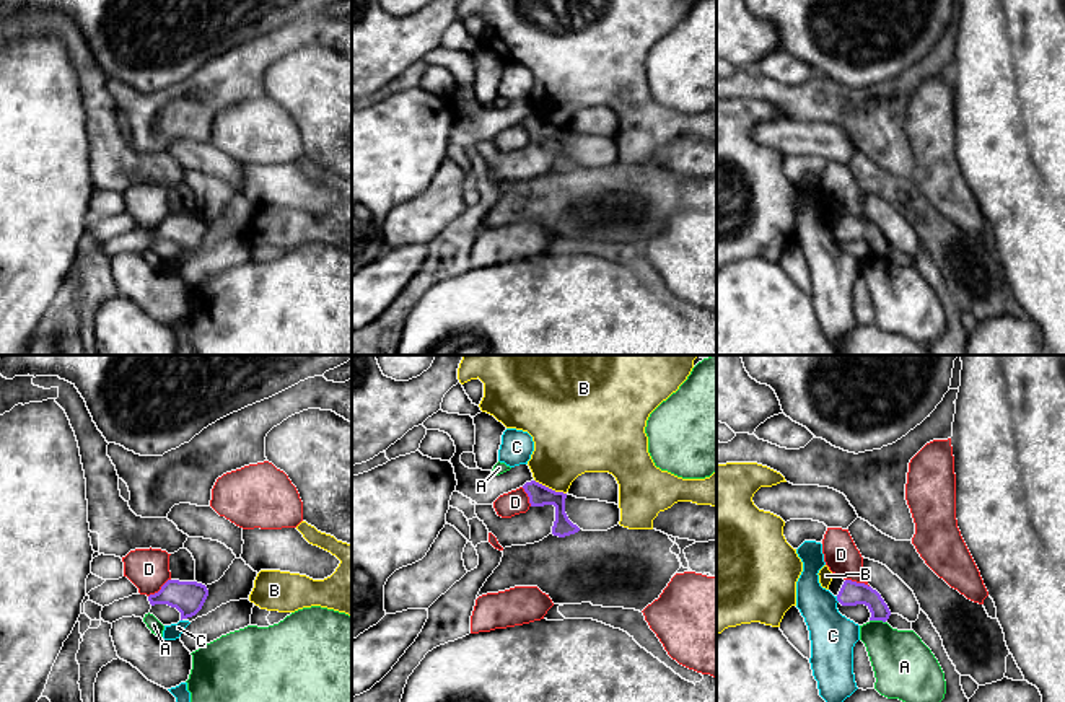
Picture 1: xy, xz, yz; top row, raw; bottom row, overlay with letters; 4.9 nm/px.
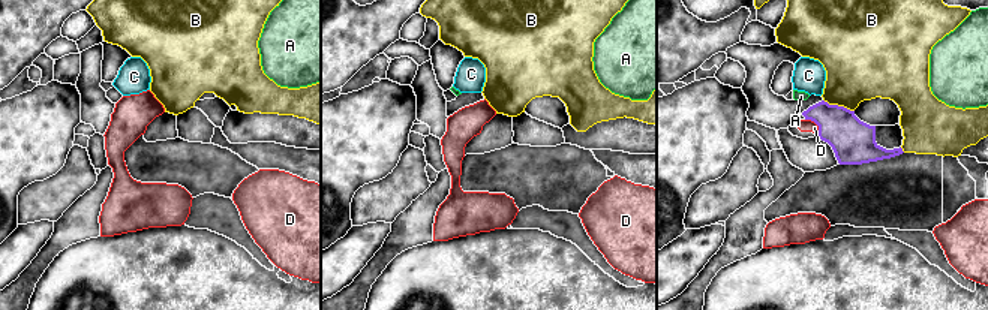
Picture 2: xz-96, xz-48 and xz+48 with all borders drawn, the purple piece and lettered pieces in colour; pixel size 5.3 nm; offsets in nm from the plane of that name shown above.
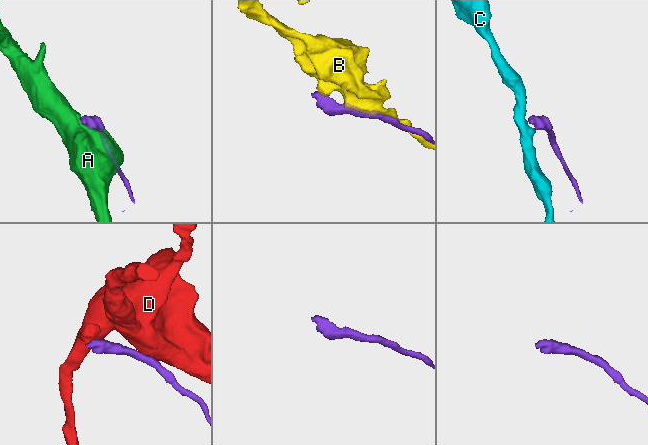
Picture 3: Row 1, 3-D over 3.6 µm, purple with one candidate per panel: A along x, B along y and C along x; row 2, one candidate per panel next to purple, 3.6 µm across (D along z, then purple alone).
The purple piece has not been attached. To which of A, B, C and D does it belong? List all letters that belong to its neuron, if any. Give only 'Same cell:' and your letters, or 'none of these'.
Same cell: none of these

